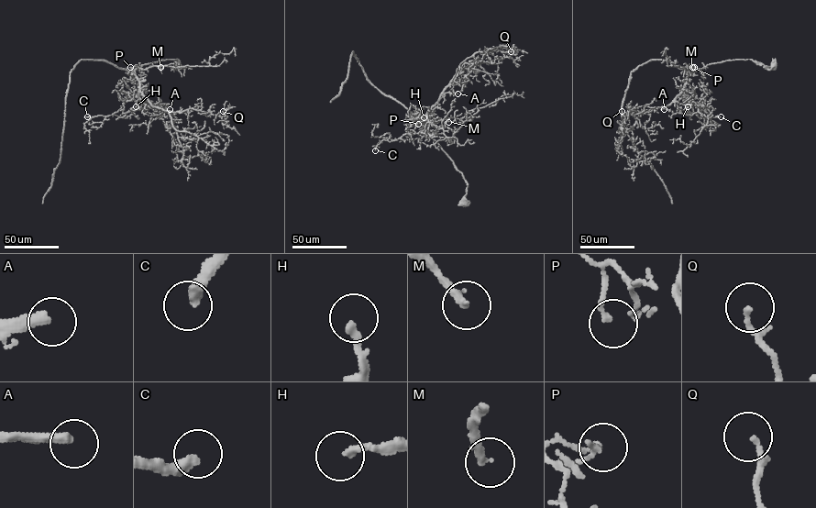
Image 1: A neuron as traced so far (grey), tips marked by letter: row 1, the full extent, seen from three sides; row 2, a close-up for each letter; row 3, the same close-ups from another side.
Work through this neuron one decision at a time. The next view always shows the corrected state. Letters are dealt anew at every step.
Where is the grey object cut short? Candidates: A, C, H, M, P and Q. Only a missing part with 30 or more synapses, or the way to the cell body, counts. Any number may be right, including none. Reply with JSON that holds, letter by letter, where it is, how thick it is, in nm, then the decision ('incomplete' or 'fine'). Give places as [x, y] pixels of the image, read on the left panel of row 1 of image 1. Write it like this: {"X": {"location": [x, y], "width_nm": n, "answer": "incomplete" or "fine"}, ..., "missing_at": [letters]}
{"A": {"location": [170, 109], "width_nm": 320, "answer": "incomplete"}, "C": {"location": [87, 116], "width_nm": 340, "answer": "fine"}, "H": {"location": [136, 106], "width_nm": 240, "answer": "fine"}, "M": {"location": [160, 67], "width_nm": 240, "answer": "incomplete"}, "P": {"location": [130, 67], "width_nm": 150, "answer": "fine"}, "Q": {"location": [223, 111], "width_nm": 110, "answer": "fine"}, "missing_at": ["A", "M"]}

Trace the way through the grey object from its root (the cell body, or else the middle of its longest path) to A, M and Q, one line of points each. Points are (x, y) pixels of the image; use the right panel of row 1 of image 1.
A: (773, 66), (767, 70), (750, 59), (735, 60), (696, 69), (688, 76), (683, 90), (664, 109)
M: (773, 66), (767, 70), (762, 64), (746, 59), (712, 63), (698, 69), (692, 67)
Q: (773, 66), (767, 70), (750, 59), (708, 64), (689, 75), (667, 105), (633, 108), (625, 120), (622, 111)

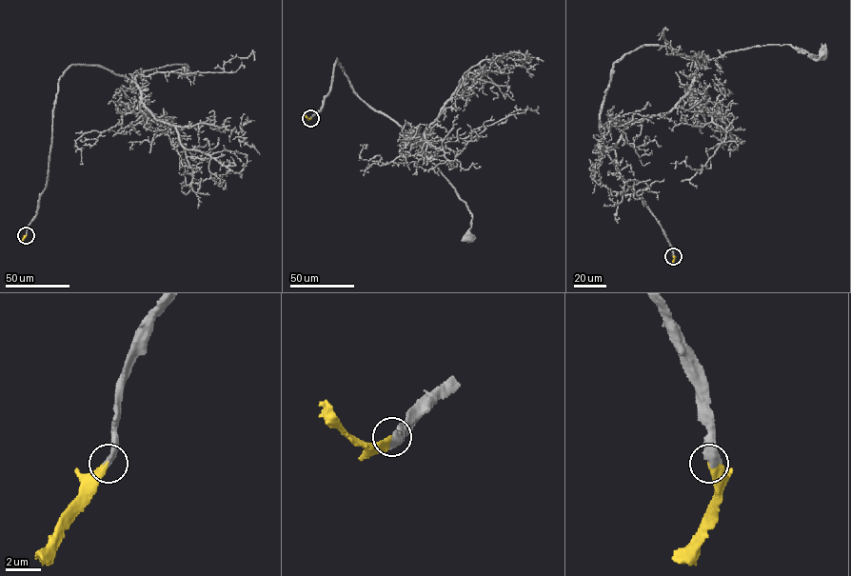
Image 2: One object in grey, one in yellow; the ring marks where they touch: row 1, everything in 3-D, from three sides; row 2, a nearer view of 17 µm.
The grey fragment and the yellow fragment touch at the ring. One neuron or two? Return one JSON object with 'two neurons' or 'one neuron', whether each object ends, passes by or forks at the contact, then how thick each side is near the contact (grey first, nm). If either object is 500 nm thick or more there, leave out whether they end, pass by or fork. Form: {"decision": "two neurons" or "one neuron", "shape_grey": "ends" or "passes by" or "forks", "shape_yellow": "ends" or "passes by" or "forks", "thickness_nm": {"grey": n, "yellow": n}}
{"decision": "one neuron", "thickness_nm": {"grey": 500, "yellow": 380}}

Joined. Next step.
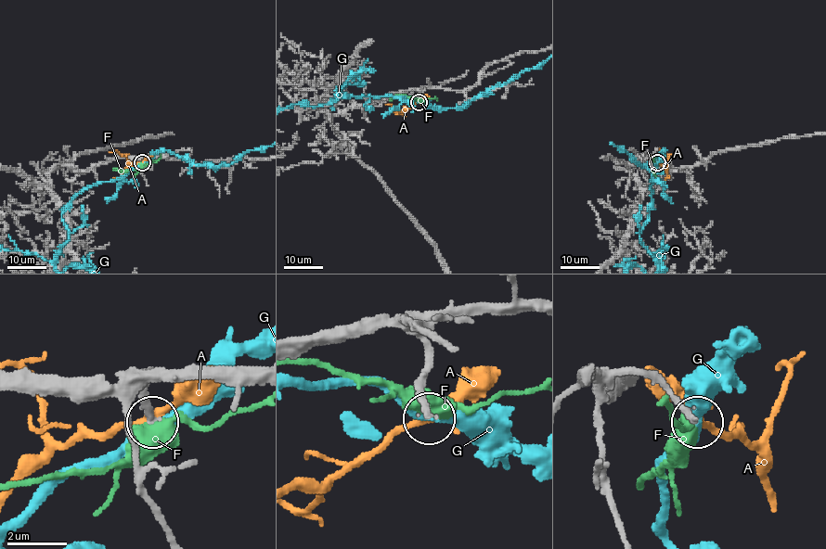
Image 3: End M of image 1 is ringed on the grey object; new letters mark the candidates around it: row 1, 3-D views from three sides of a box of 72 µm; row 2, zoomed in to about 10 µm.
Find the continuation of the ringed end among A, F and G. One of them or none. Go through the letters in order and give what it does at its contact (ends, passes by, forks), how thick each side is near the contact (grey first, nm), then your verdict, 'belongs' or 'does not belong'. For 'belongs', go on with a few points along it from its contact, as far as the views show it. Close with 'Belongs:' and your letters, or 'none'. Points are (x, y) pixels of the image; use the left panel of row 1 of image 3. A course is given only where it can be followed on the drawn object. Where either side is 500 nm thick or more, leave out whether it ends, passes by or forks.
A: it passes by | 280/200 nm | does not belong
F: it forks | 280/400 nm | does not belong
G: it passes by | 280/340 nm | does not belong
Belongs: none

